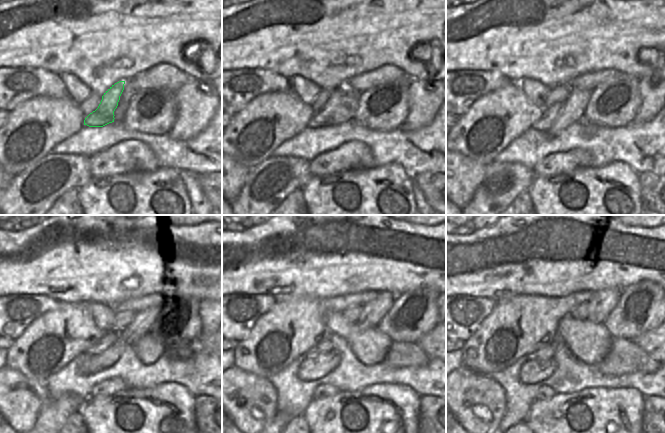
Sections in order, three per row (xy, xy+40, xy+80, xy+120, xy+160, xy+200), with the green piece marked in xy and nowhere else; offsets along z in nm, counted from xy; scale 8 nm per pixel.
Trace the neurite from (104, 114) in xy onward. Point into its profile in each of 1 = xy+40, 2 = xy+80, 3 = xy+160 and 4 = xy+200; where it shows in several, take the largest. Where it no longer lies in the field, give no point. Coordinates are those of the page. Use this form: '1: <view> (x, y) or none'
1: xy+40 (322, 118)
2: xy+80 (550, 114)
3: xy+160 (325, 346)
4: xy+200 (547, 352)

